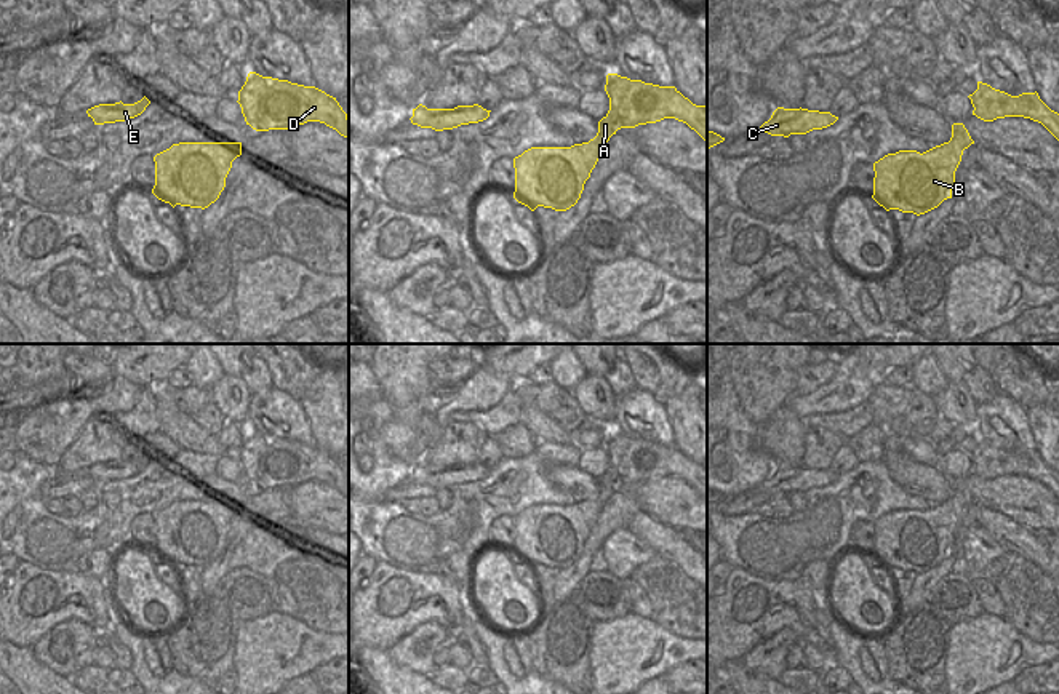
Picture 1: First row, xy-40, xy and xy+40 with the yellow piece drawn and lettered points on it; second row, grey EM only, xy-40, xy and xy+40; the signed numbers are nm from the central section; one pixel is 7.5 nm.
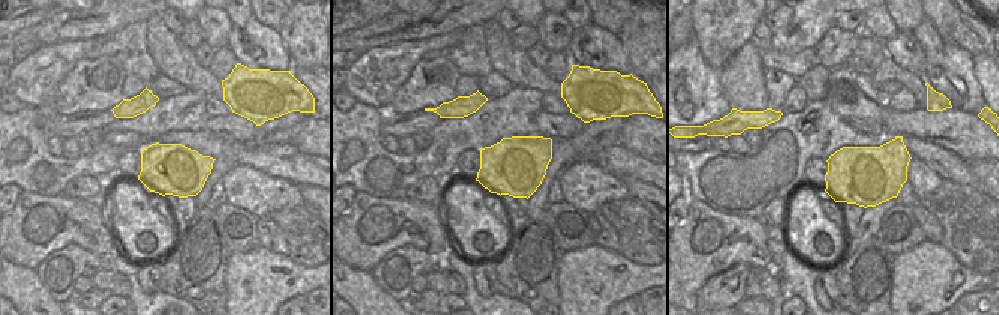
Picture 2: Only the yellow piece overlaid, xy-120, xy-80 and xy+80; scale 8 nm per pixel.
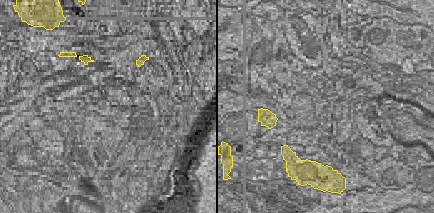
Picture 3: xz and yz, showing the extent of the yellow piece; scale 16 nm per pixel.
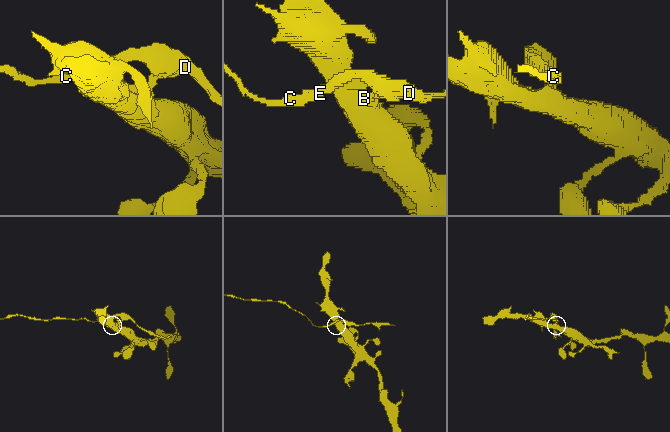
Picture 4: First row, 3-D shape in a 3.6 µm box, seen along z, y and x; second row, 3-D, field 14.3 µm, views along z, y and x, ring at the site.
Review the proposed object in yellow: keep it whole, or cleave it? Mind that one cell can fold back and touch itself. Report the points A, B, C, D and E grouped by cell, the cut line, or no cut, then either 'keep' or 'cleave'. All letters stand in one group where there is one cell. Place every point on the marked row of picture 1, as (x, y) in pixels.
A C D E / B; cut in xy+40 along (949, 141), (962, 151); cleave

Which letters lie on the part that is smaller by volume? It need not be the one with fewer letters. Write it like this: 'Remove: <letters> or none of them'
Remove: A, C, D, E

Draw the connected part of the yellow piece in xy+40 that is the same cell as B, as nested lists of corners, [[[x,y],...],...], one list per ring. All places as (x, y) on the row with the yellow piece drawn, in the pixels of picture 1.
[[[950,142],[923,154],[899,150],[873,163],[872,198],[886,211],[925,214],[952,198],[963,150]]]

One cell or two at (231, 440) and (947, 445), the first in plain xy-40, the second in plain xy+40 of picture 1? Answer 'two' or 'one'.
one

